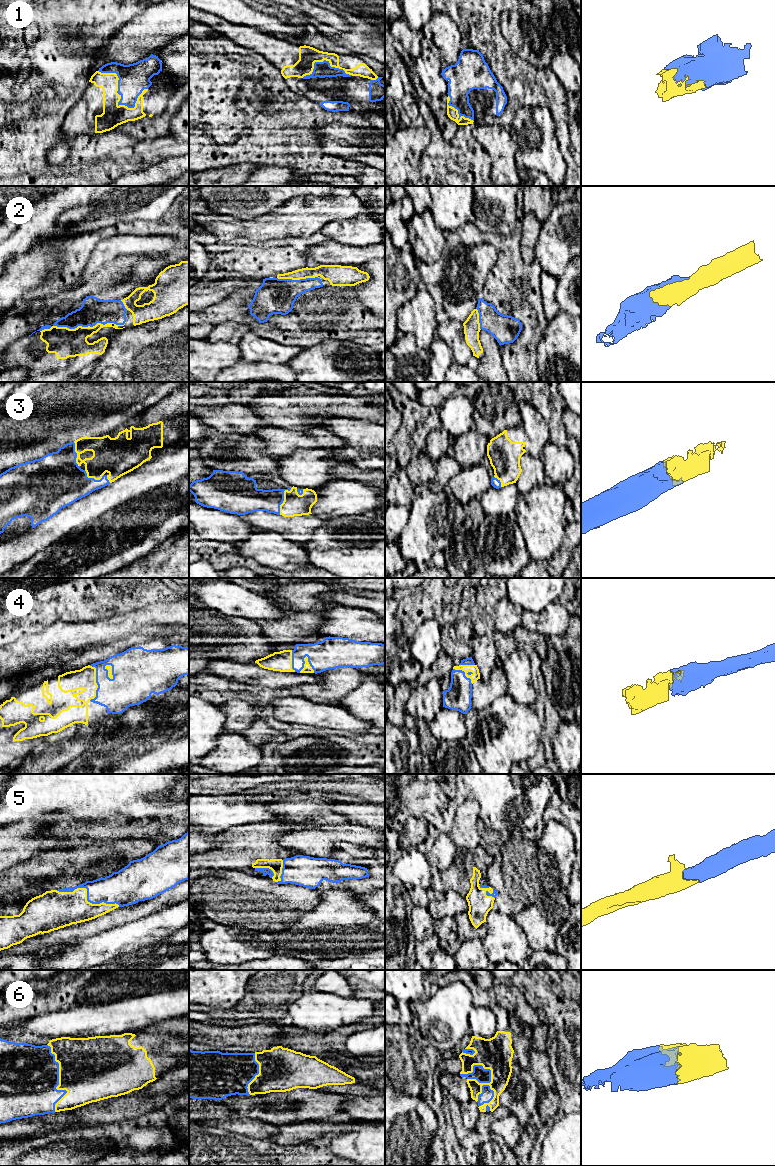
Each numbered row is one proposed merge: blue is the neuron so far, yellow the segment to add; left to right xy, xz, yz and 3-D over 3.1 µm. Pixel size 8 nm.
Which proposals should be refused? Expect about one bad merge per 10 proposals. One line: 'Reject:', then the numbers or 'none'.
Reject: none

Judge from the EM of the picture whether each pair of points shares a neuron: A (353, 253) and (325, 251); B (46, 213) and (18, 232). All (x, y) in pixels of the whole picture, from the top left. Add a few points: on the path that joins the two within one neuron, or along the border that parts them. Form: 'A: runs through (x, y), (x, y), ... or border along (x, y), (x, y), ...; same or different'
A: runs through (346, 253), (332, 253); same
B: runs through (41, 221), (35, 227), (26, 227); same

